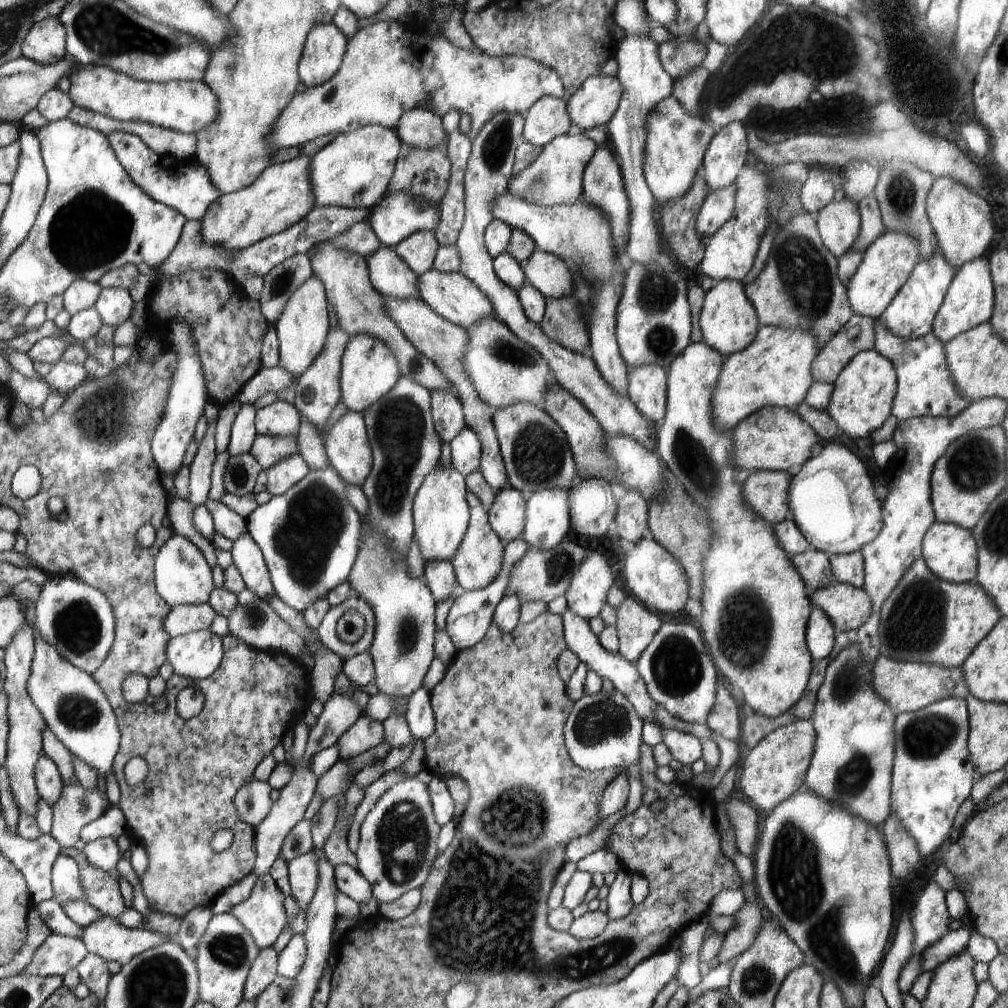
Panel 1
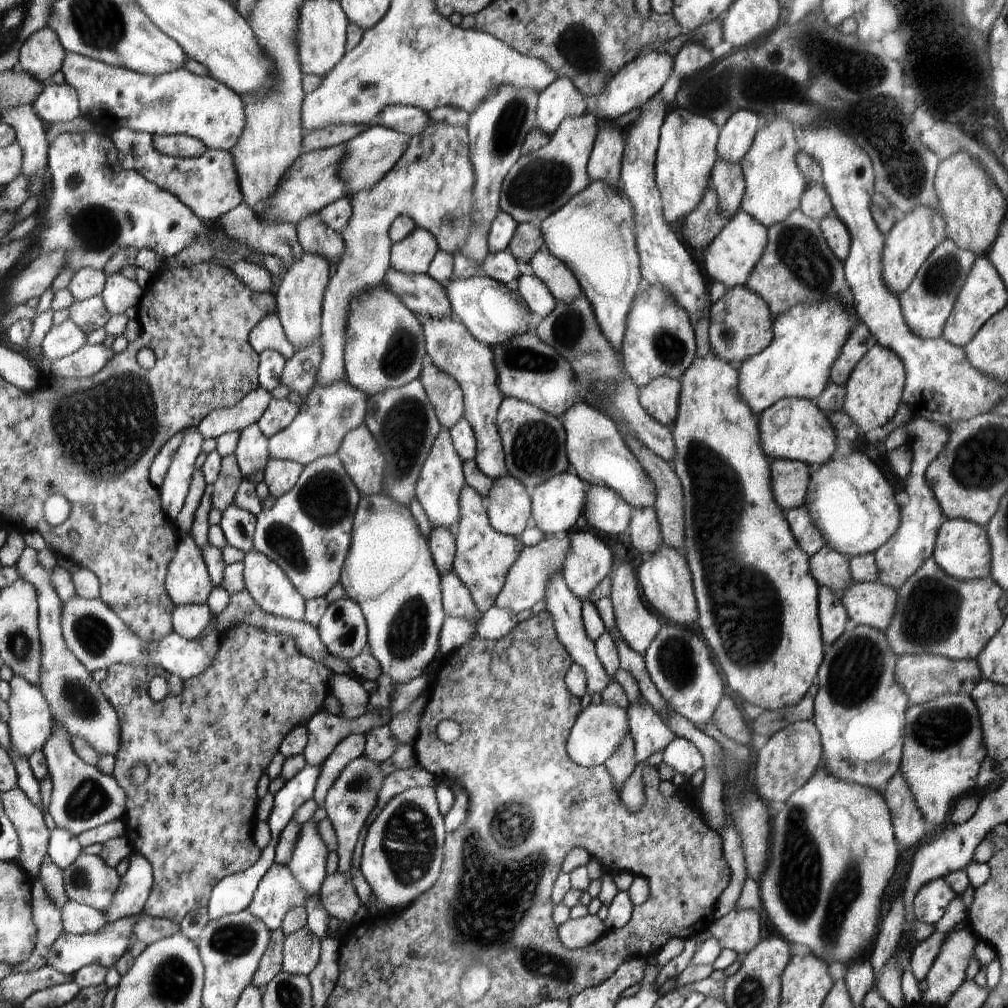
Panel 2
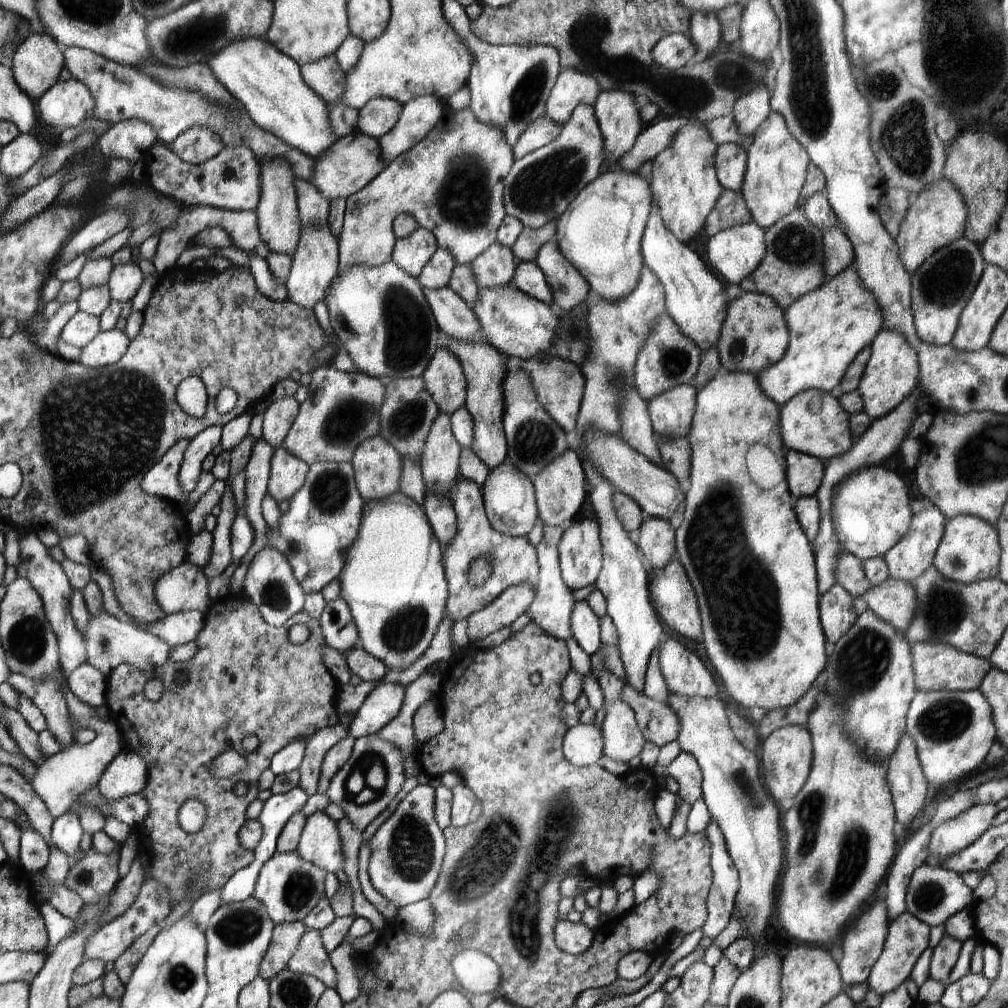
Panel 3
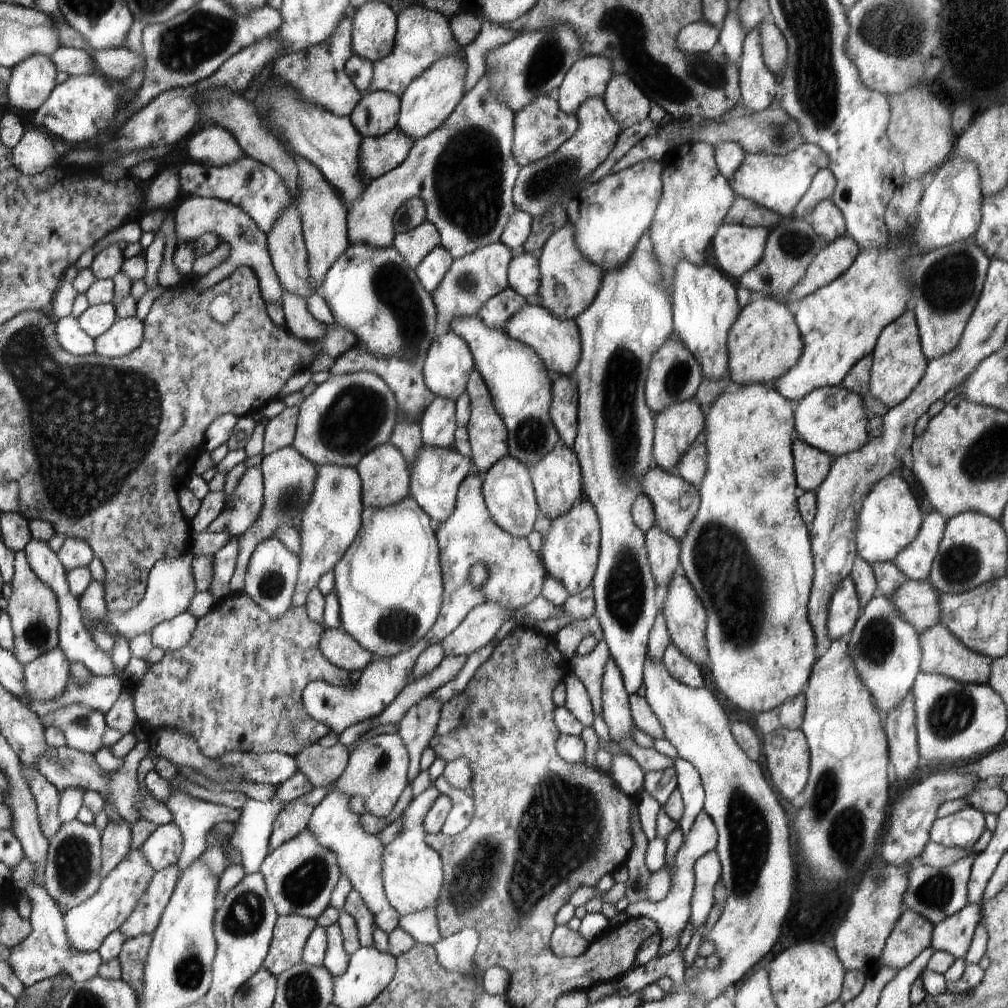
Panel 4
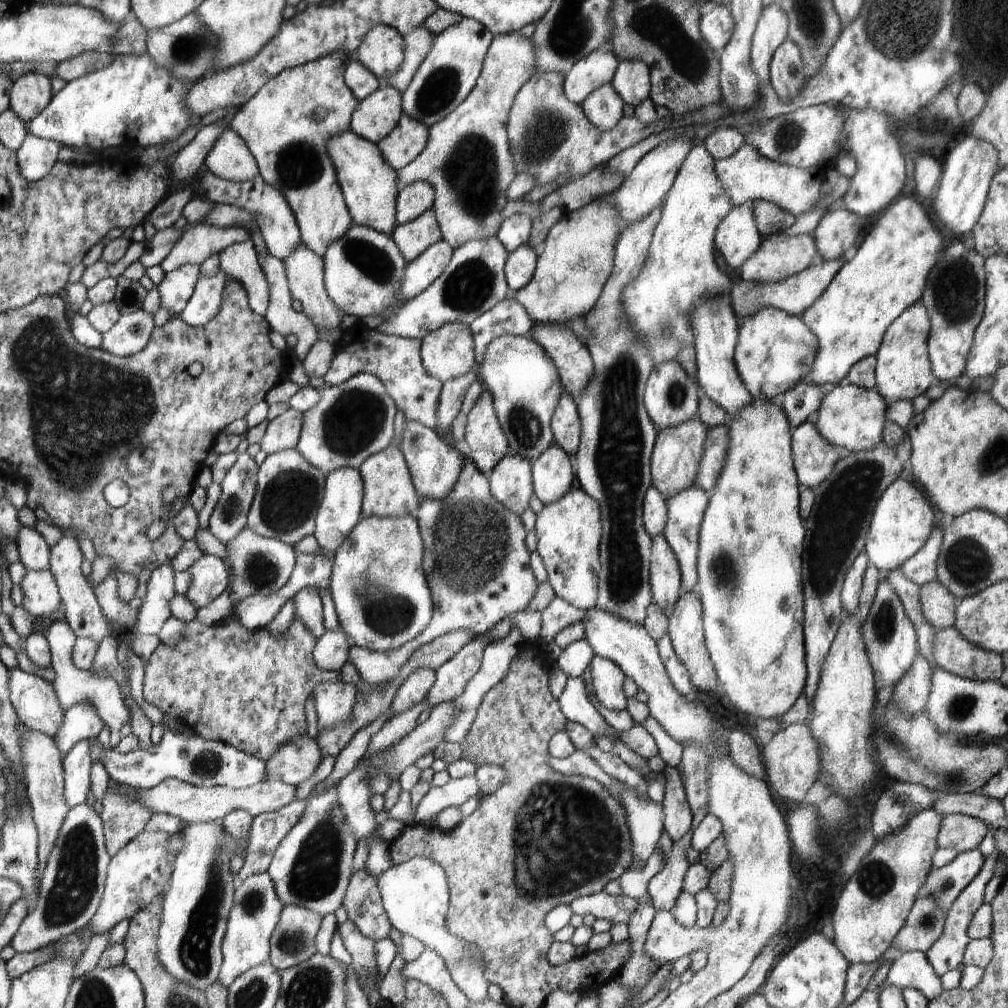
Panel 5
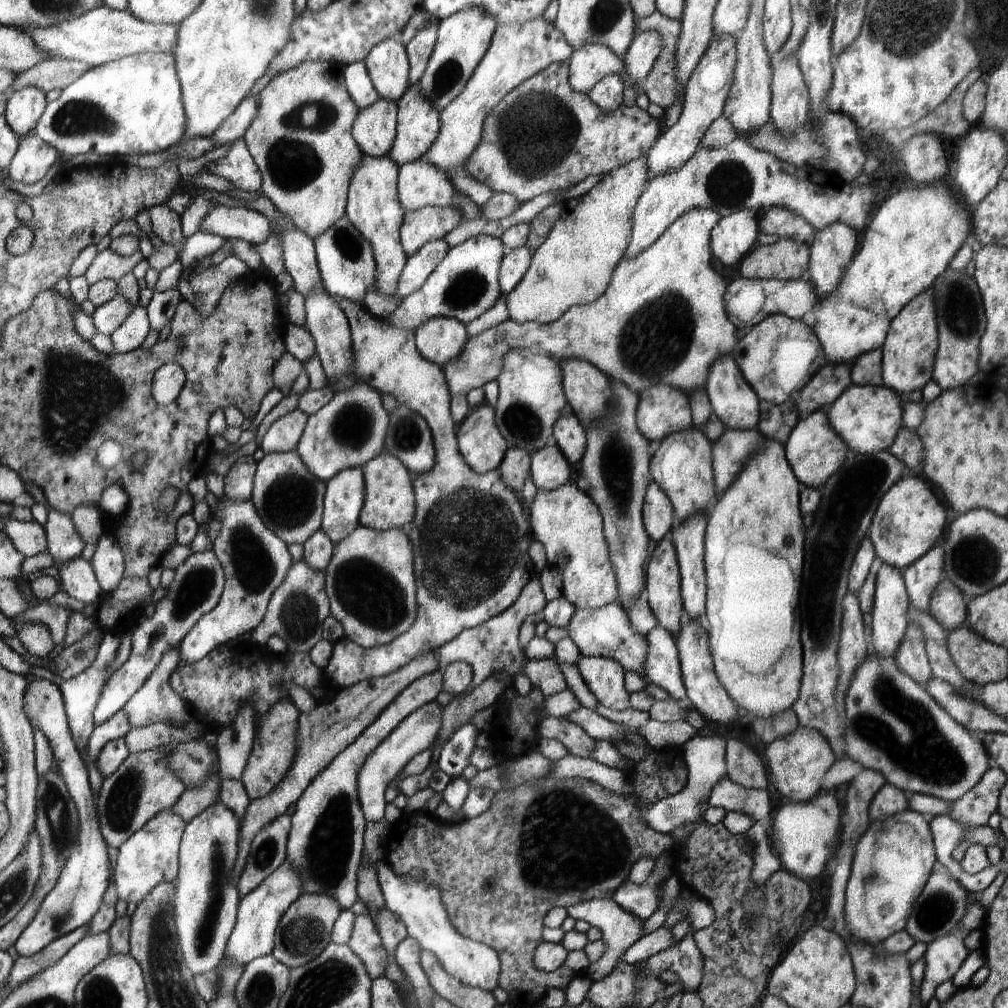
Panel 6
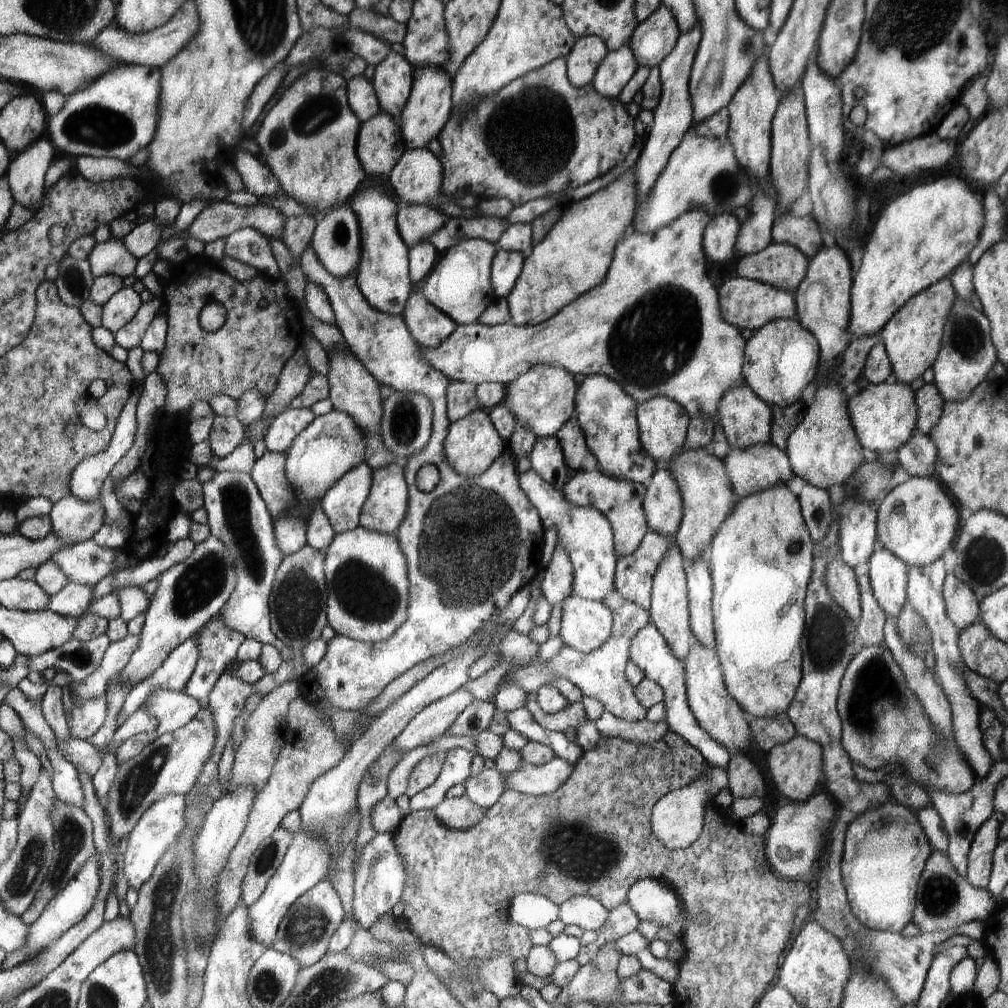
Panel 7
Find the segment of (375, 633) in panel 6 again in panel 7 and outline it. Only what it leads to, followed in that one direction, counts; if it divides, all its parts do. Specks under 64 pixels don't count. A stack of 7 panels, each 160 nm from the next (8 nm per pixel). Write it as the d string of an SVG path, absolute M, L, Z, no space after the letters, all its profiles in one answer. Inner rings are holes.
M357 527L335 535L324 555L332 630L367 643L387 639L404 622L409 597L408 559L396 536Z

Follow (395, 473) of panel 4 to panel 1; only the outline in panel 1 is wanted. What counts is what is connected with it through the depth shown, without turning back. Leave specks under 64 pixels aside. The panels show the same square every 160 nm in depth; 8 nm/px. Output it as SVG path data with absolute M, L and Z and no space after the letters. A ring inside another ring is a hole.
M348 411L330 429L324 439L329 464L337 470L337 473L348 485L362 488L373 468L373 449L369 442L368 428L365 426L364 415L361 412Z

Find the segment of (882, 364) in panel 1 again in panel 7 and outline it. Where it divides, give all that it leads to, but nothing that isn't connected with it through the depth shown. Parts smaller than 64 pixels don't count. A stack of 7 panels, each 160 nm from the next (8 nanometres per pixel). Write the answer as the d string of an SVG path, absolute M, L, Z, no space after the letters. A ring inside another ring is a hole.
M942 278L934 286L929 286L909 298L896 314L882 327L880 340L885 344L893 378L911 384L937 360L944 334L944 325L953 309L956 292L952 290L950 278Z

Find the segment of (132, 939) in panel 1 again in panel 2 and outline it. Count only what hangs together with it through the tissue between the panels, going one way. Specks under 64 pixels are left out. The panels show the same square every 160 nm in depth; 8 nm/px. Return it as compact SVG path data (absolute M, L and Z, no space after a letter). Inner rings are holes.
M68 899L61 910L63 930L73 935L85 935L96 932L106 922L103 912Z

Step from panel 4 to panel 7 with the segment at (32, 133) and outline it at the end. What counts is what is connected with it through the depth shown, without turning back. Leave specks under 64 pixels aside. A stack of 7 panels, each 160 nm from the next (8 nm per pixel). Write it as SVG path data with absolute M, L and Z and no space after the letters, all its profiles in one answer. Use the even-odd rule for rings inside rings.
M46 139L38 141L28 150L18 153L9 165L6 180L11 186L11 193L22 206L32 207L32 204L44 194L44 176L50 168L54 156L54 148Z

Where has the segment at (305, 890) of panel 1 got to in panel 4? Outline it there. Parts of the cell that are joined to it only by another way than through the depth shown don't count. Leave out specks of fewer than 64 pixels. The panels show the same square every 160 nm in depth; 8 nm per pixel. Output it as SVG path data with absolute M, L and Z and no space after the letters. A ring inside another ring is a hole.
M334 789L329 792L320 805L313 810L309 818L306 830L312 831L315 837L324 846L337 854L338 864L342 874L350 879L353 889L364 899L367 909L374 915L377 927L390 934L399 926L400 914L390 904L385 894L383 882L383 855L385 845L376 835L367 833L363 829L361 816L352 812L349 804L349 796L344 791Z

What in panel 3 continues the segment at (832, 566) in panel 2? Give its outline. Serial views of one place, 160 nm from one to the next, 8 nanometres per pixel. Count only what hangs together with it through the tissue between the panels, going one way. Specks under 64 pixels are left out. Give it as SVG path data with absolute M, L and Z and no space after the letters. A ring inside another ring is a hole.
M846 551L838 557L837 583L843 586L854 598L863 594L872 585L868 582L863 561Z

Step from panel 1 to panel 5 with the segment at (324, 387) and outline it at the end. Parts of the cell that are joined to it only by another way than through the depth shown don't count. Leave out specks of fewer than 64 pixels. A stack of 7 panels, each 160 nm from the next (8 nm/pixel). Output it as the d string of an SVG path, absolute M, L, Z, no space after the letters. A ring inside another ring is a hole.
M516 32L496 35L484 57L476 88L448 117L433 124L430 128L430 141L424 152L404 169L397 170L399 192L401 188L414 181L429 182L434 187L435 201L432 209L437 214L443 238L454 249L464 245L465 242L490 238L500 232L501 222L504 221L500 212L508 202L505 196L506 189L517 174L513 151L509 147L507 130L509 110L518 92L536 75L536 72L537 50L531 37Z

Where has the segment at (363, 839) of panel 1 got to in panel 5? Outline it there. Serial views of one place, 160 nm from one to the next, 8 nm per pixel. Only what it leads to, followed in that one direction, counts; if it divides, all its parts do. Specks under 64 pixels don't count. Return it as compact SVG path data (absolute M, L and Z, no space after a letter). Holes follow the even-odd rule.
M476 775L459 779L450 779L441 787L430 787L415 811L417 821L436 818L445 808L460 806L466 800L479 793L479 782ZM412 857L392 865L377 876L377 887L386 916L394 929L402 935L414 937L425 948L435 950L445 962L454 984L469 1001L482 1002L489 996L485 956L476 944L465 941L447 930L449 912L449 883L445 870L433 859Z

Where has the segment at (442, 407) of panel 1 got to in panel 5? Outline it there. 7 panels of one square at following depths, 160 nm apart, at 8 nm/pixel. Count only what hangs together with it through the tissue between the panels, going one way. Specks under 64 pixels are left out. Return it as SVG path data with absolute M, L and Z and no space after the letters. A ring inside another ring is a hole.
M450 323L421 340L425 369L442 384L464 376L476 364L473 334L469 325Z

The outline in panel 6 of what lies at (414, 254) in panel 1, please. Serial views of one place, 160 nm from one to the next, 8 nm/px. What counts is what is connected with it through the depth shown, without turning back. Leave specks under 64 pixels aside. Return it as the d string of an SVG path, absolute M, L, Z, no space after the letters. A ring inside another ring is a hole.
M424 207L405 212L400 231L401 246L406 254L413 256L426 244L447 237L463 220L462 211L452 207Z

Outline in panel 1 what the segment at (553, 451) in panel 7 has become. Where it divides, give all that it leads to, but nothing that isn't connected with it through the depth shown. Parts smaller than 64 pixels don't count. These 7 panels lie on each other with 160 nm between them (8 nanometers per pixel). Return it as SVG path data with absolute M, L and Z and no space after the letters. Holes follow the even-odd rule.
M544 489L528 497L524 540L530 547L554 548L571 526L568 490Z

